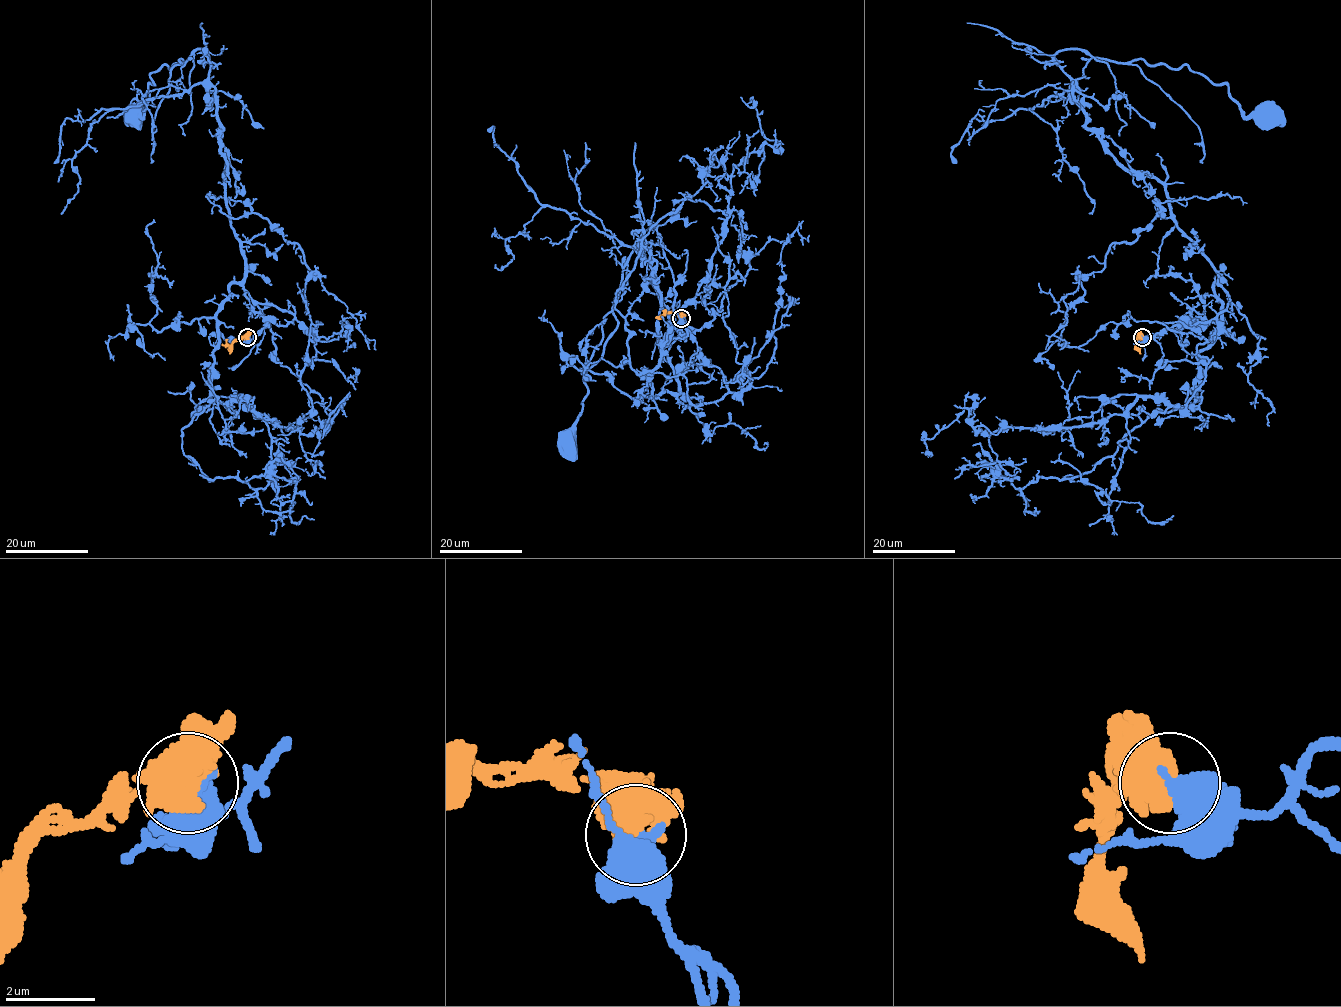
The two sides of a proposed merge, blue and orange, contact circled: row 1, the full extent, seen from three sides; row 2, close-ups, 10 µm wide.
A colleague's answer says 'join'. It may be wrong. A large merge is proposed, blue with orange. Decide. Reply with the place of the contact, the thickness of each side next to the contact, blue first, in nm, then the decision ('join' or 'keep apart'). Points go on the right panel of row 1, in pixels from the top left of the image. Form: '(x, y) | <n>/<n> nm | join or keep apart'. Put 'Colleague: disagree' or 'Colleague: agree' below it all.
(1142, 337) | 650/850 nm | keep apart
Colleague: disagree

